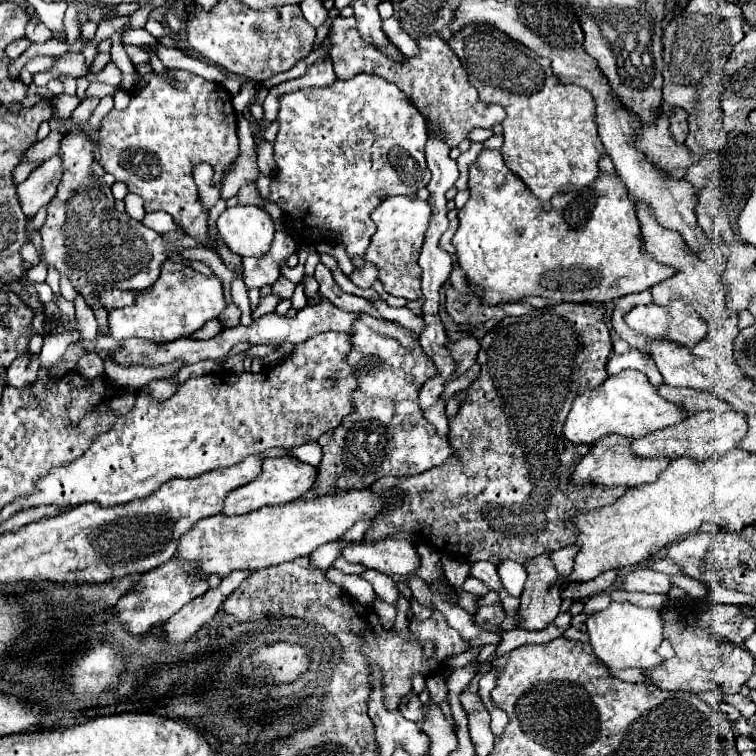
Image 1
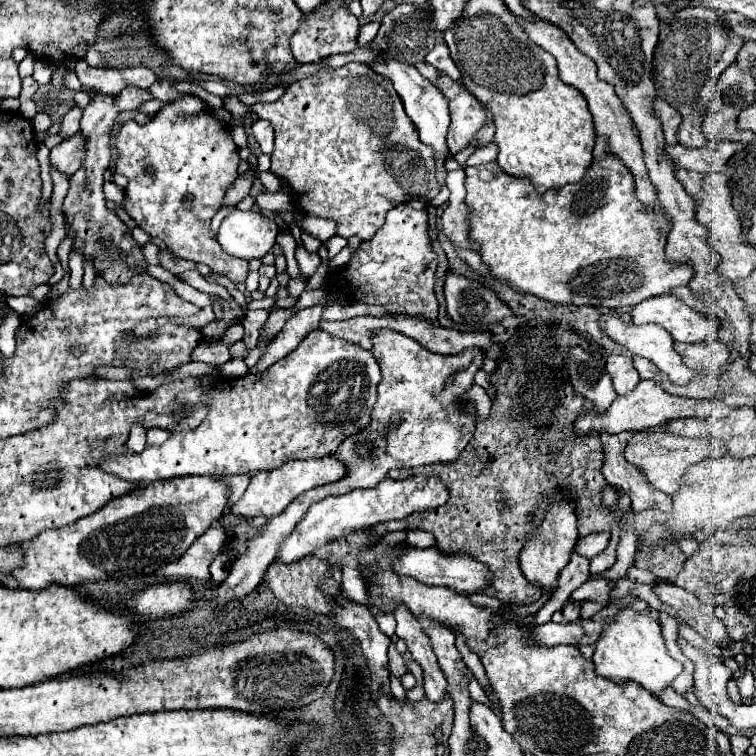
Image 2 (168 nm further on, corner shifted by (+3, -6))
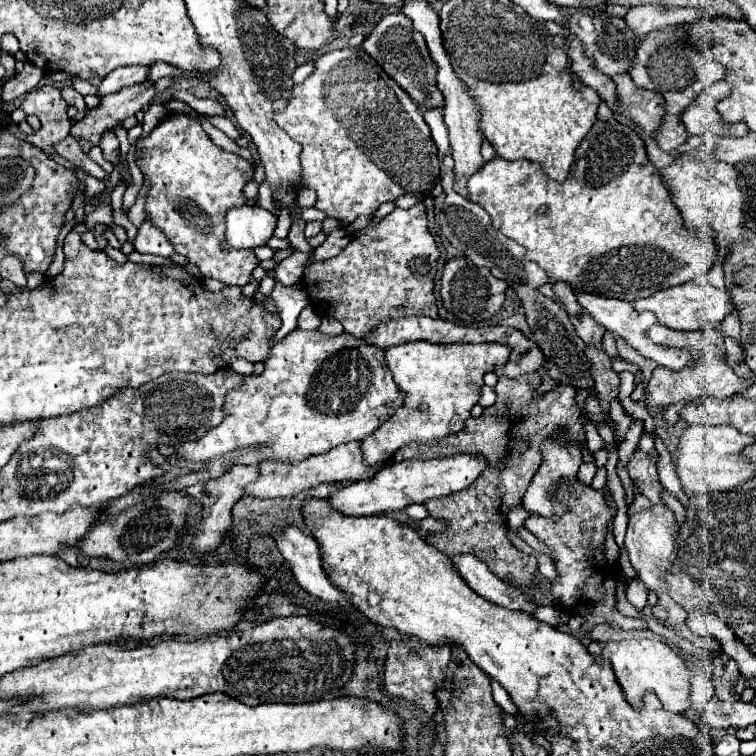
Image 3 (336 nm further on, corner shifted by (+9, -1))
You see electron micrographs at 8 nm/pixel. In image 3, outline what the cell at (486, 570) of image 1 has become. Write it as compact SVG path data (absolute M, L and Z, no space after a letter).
M517 506L515 510L509 512L509 530L519 534L519 528L525 524L527 518L529 518L529 514L523 510L523 506Z

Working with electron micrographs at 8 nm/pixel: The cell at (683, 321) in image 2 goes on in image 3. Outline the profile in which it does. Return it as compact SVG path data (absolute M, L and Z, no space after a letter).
M687 282L687 284L679 284L679 286L673 286L673 288L665 288L665 290L659 290L655 292L653 296L649 298L641 298L641 300L635 300L633 302L633 308L637 312L653 312L657 316L657 320L671 328L671 330L681 330L681 332L693 332L693 330L703 330L703 328L715 328L723 322L723 318L727 314L731 314L733 310L733 304L727 296L727 292L707 284L707 282L701 282L701 284L693 284L693 282Z

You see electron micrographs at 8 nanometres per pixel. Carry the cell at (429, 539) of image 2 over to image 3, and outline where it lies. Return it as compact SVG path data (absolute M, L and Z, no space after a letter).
M425 518L419 522L419 532L421 534L427 534L427 532L439 532L445 528L445 522L441 520L435 520L435 518Z

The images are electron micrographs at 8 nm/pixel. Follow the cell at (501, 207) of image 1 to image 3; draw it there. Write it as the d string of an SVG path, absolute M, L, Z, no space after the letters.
M597 120L591 130L577 148L577 154L585 154L585 158L573 162L569 178L563 184L549 180L537 162L507 162L495 156L467 180L467 198L487 210L493 228L525 248L523 258L537 262L547 272L551 284L565 282L579 292L631 302L707 274L717 256L711 230L701 234L683 226L683 218L671 202L669 190L647 160L643 140L615 120Z

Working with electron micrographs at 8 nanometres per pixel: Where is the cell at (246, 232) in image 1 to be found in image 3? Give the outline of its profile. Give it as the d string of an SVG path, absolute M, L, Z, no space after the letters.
M239 206L227 210L225 216L225 244L227 248L257 248L267 244L273 236L277 216L263 210L261 206Z

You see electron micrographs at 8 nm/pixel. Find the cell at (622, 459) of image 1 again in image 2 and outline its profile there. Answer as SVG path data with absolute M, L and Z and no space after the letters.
M639 431L627 445L625 449L625 459L635 465L639 471L643 471L649 479L649 483L667 493L667 495L675 495L681 487L681 483L685 481L685 471L695 465L701 463L703 459L721 459L727 453L725 443L721 441L709 441L709 439L689 439L689 437L677 437L677 435L669 435L669 433L647 433L647 431Z

